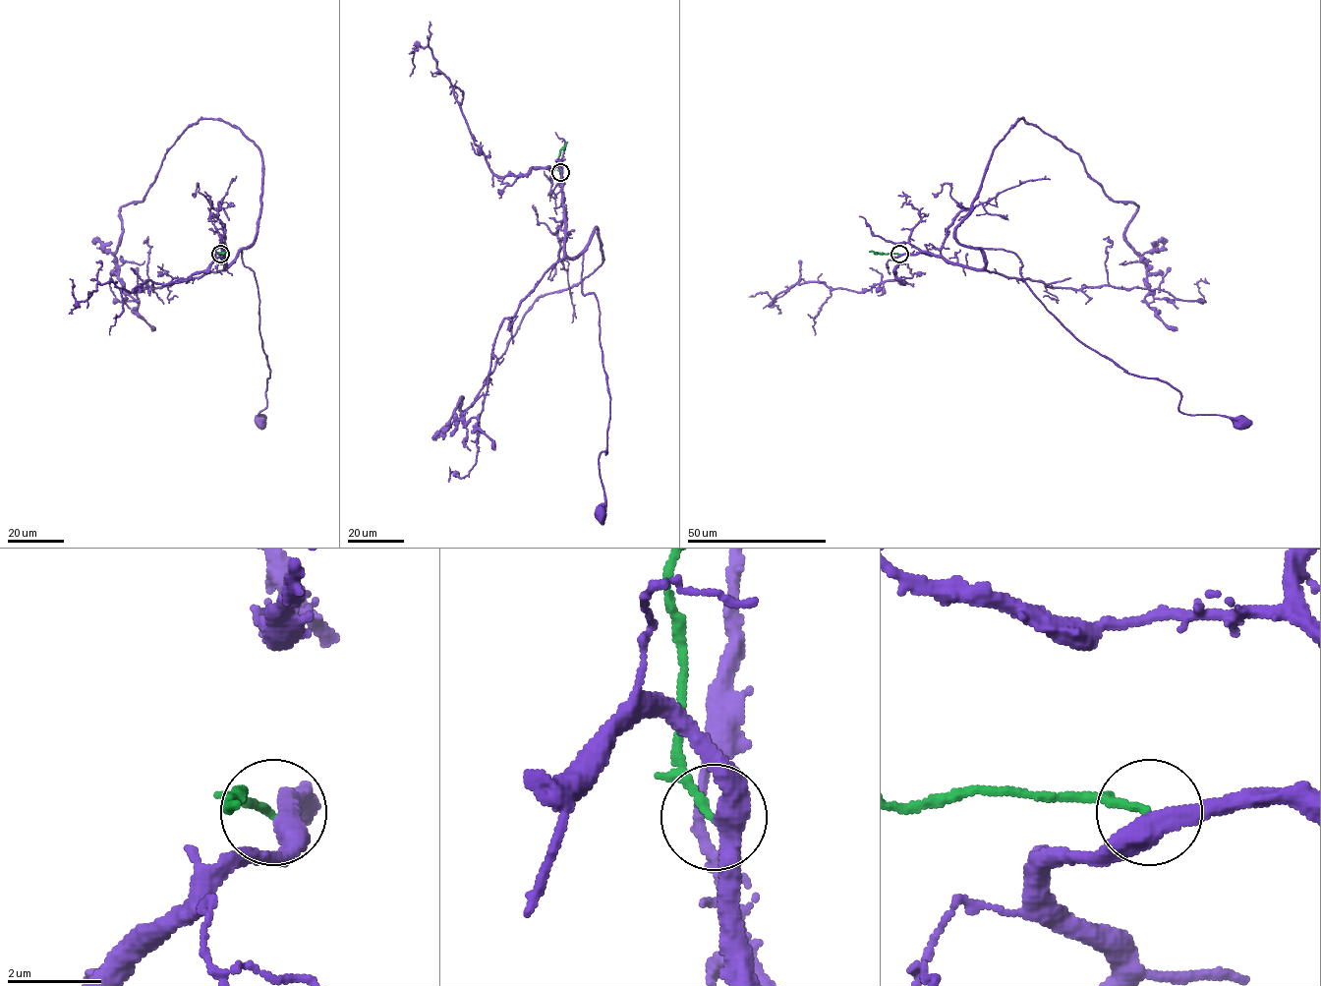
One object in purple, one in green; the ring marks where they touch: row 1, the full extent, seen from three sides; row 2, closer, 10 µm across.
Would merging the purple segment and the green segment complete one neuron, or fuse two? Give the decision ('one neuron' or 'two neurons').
one neuron

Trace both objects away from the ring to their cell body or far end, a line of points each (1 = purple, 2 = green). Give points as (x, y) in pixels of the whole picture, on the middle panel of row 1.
1: (560, 173), (565, 254), (583, 255), (582, 292), (594, 294), (600, 315), (610, 402), (599, 456), (602, 513)
2: (560, 173), (557, 157), (567, 142)

